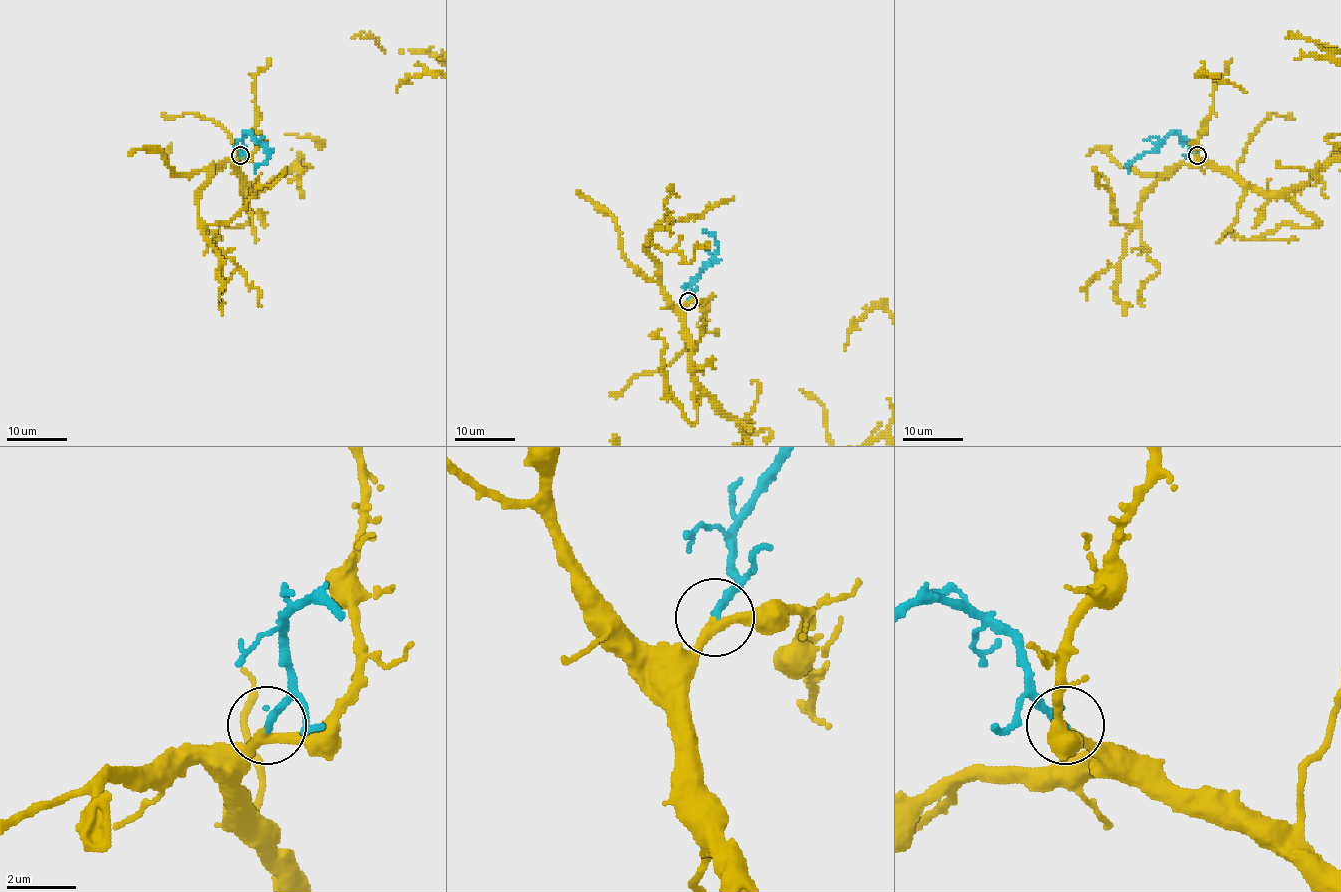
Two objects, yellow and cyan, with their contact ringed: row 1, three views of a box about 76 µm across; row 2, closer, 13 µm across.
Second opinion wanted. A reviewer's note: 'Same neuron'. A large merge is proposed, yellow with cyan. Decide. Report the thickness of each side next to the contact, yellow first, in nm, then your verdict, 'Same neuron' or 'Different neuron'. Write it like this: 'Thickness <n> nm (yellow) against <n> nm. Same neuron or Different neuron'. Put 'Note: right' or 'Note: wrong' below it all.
Thickness 240 nm (yellow) against 240 nm. Same neuron
Note: right

